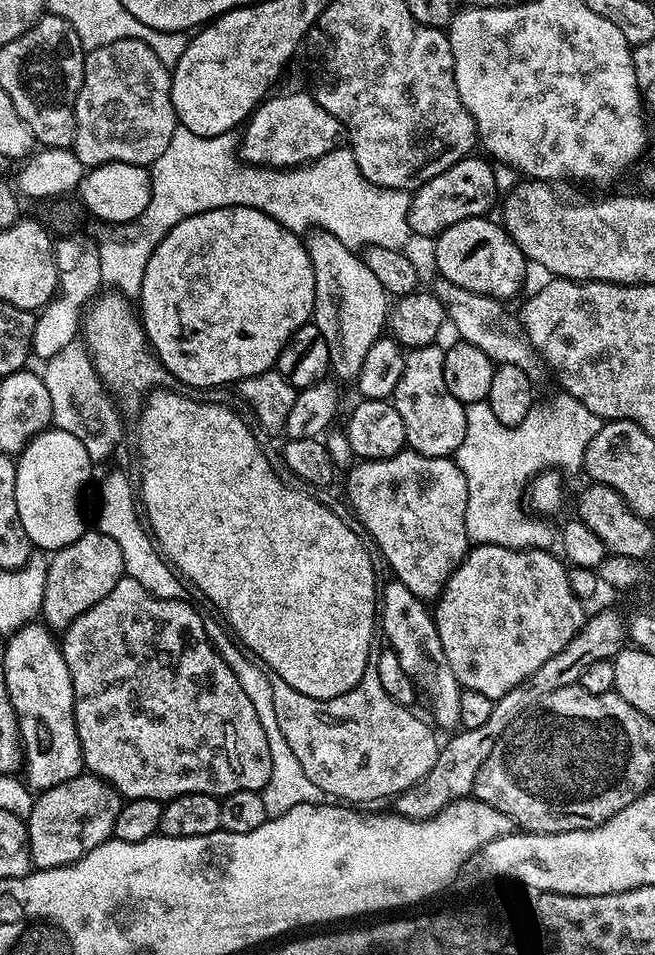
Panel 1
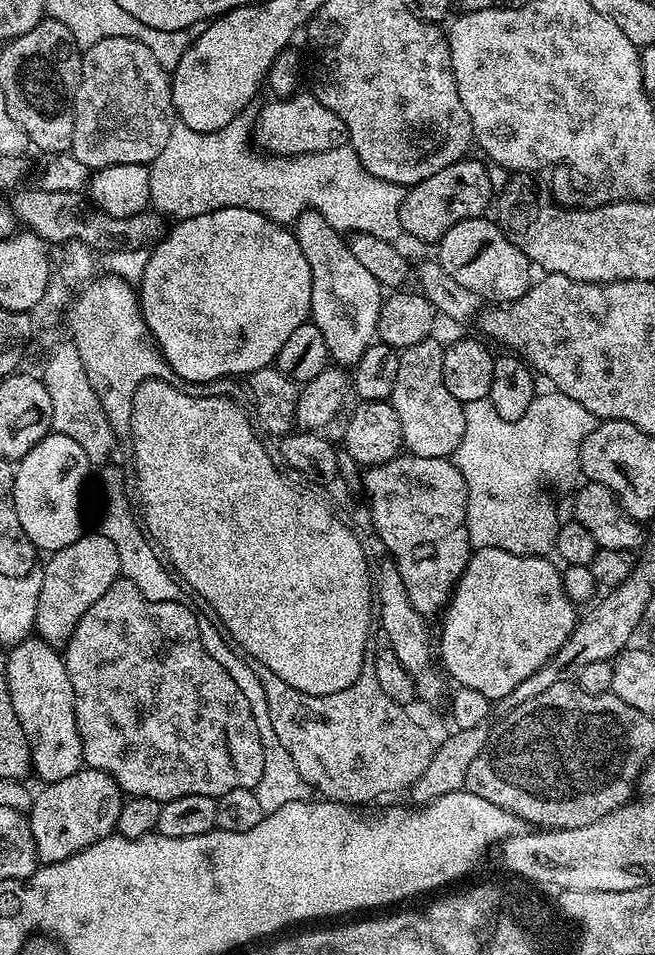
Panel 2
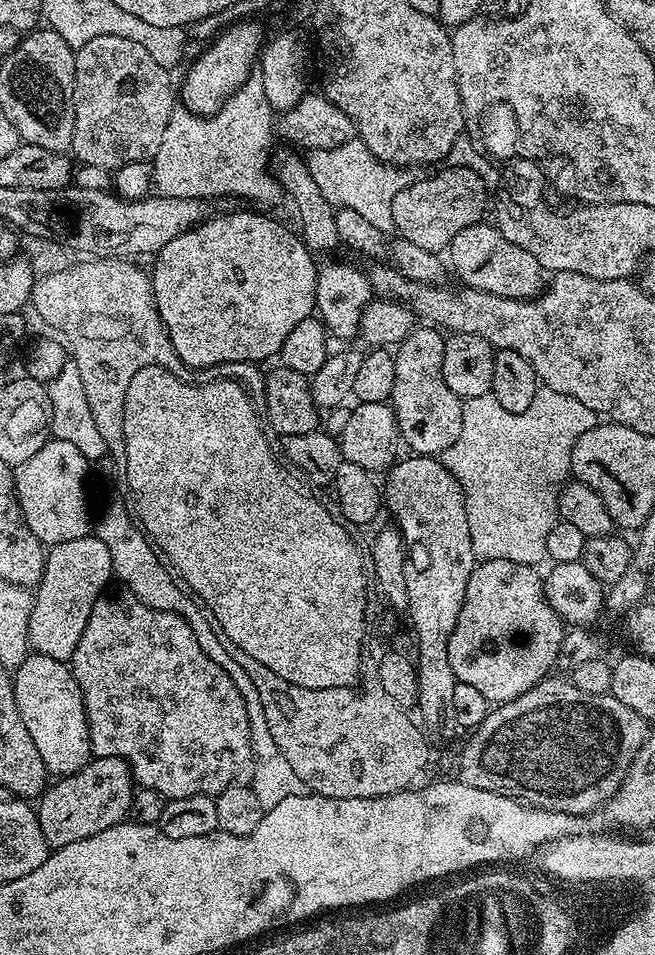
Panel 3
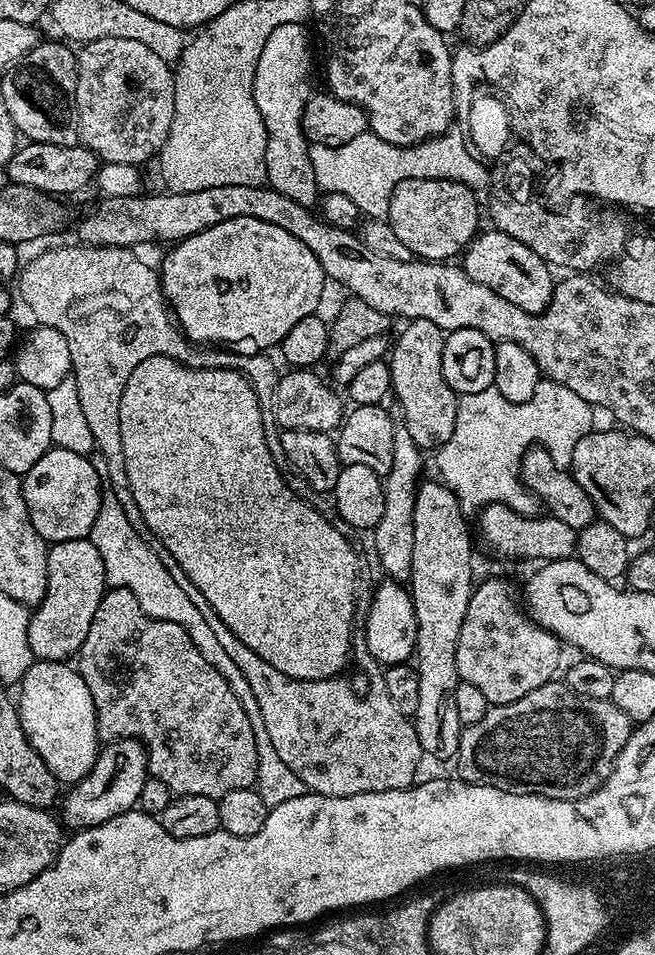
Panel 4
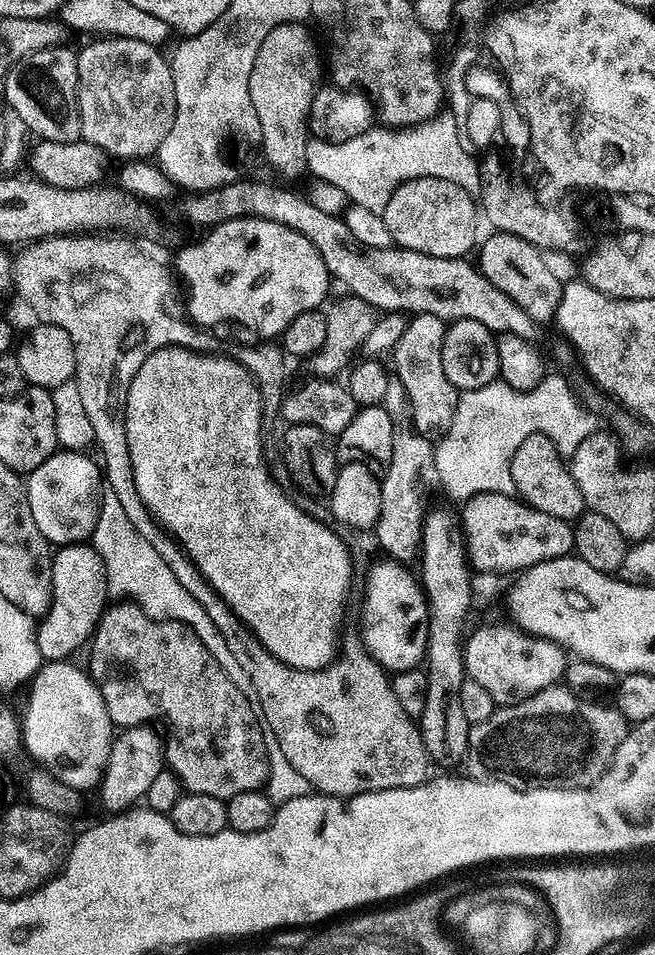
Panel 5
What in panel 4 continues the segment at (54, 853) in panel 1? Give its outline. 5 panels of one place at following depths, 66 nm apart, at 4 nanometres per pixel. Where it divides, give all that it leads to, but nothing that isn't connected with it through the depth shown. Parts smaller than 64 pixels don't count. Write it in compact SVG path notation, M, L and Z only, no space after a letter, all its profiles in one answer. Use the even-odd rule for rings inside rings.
M116 738L105 743L91 771L63 793L62 824L65 829L93 828L139 805L142 786L150 779L148 749L139 740Z

